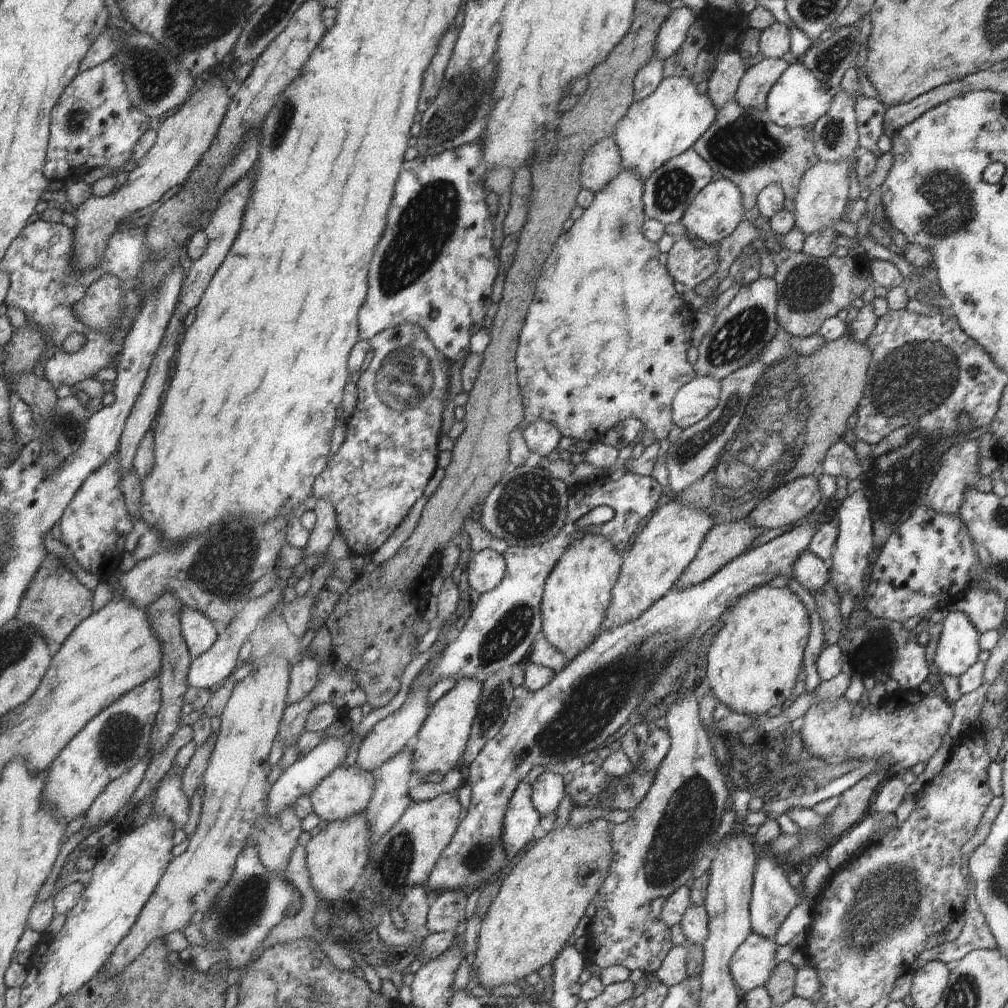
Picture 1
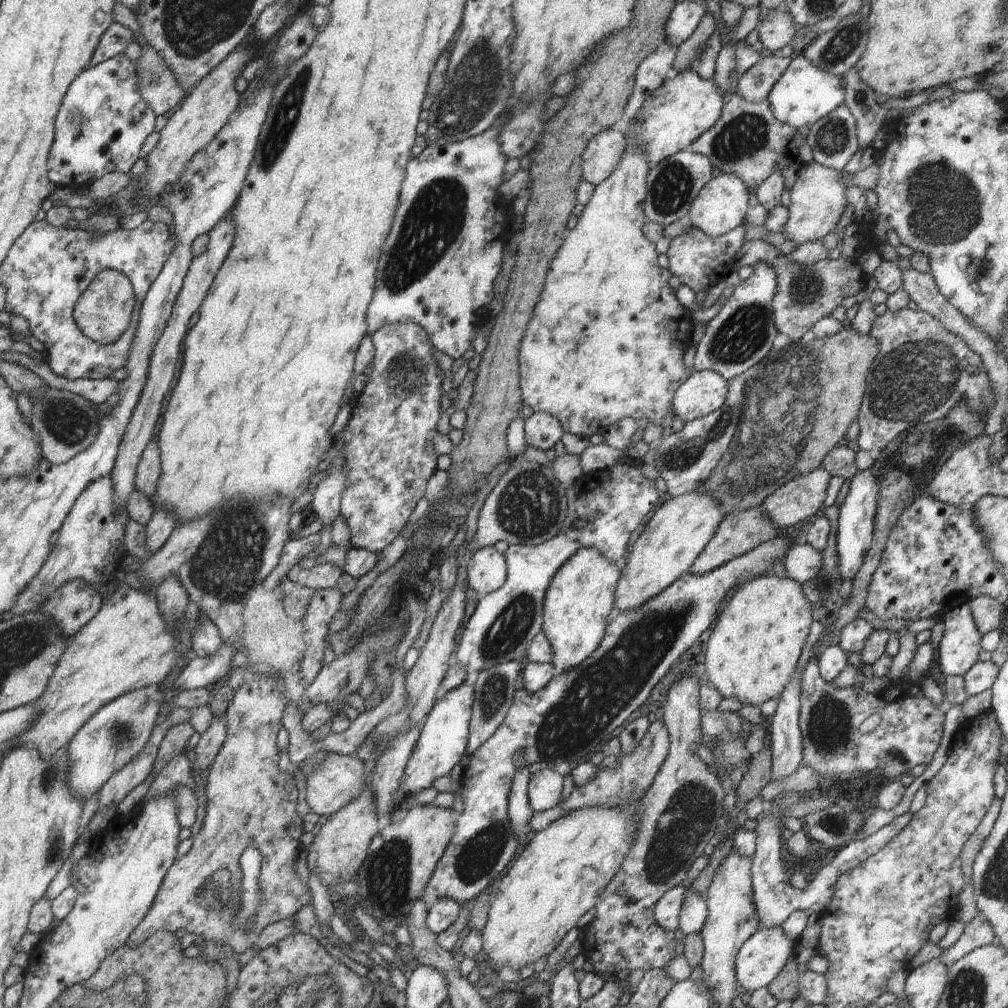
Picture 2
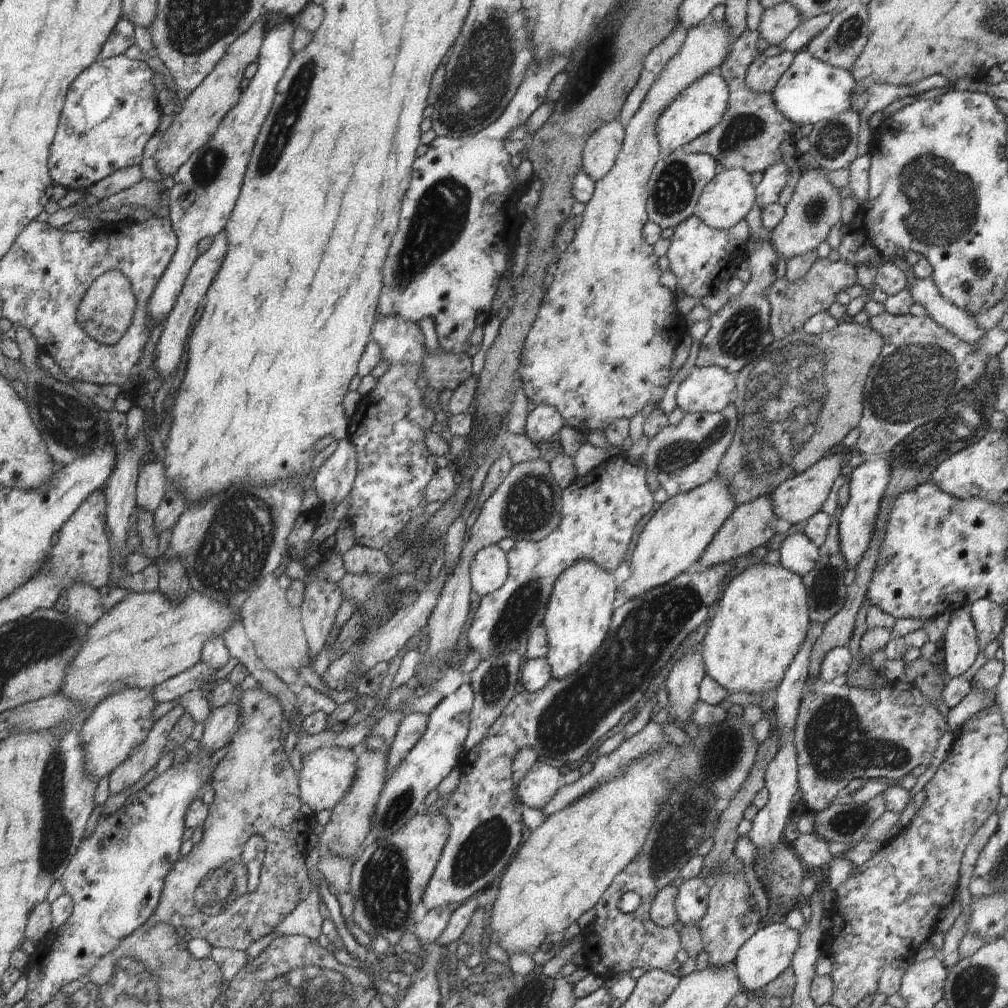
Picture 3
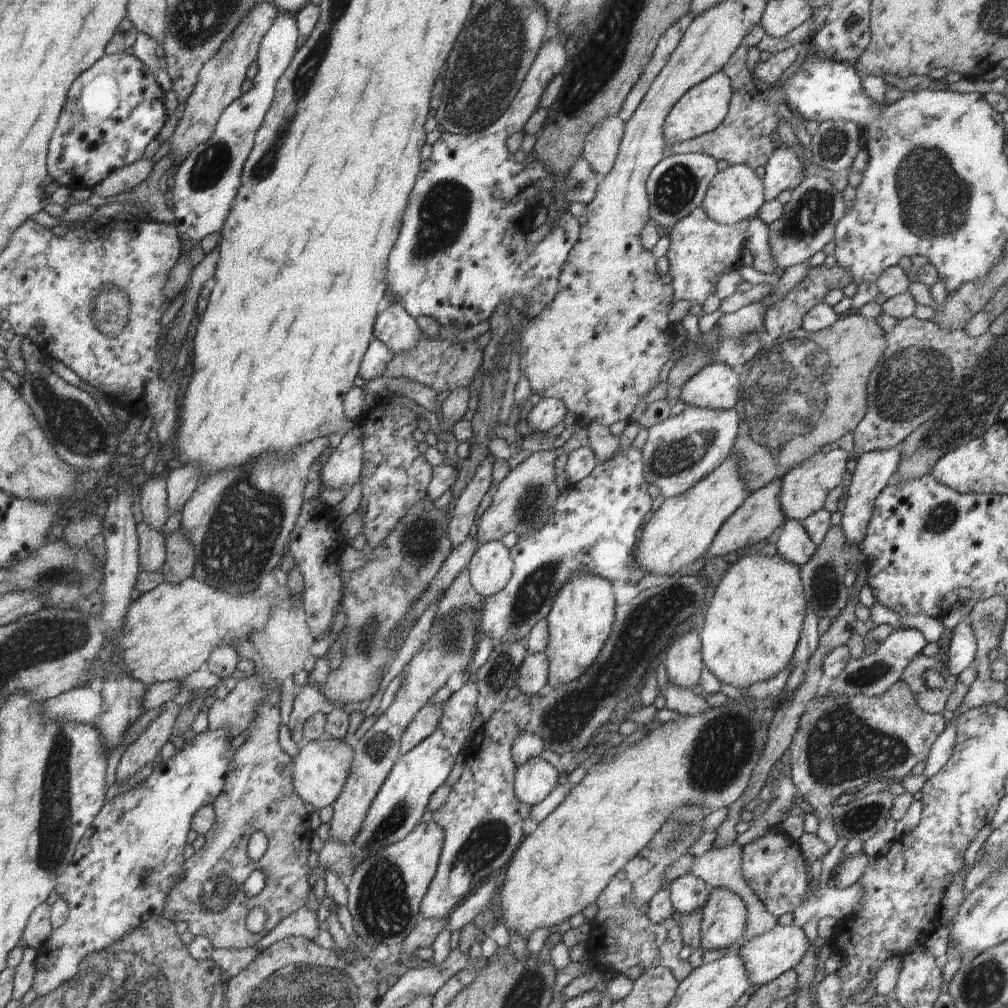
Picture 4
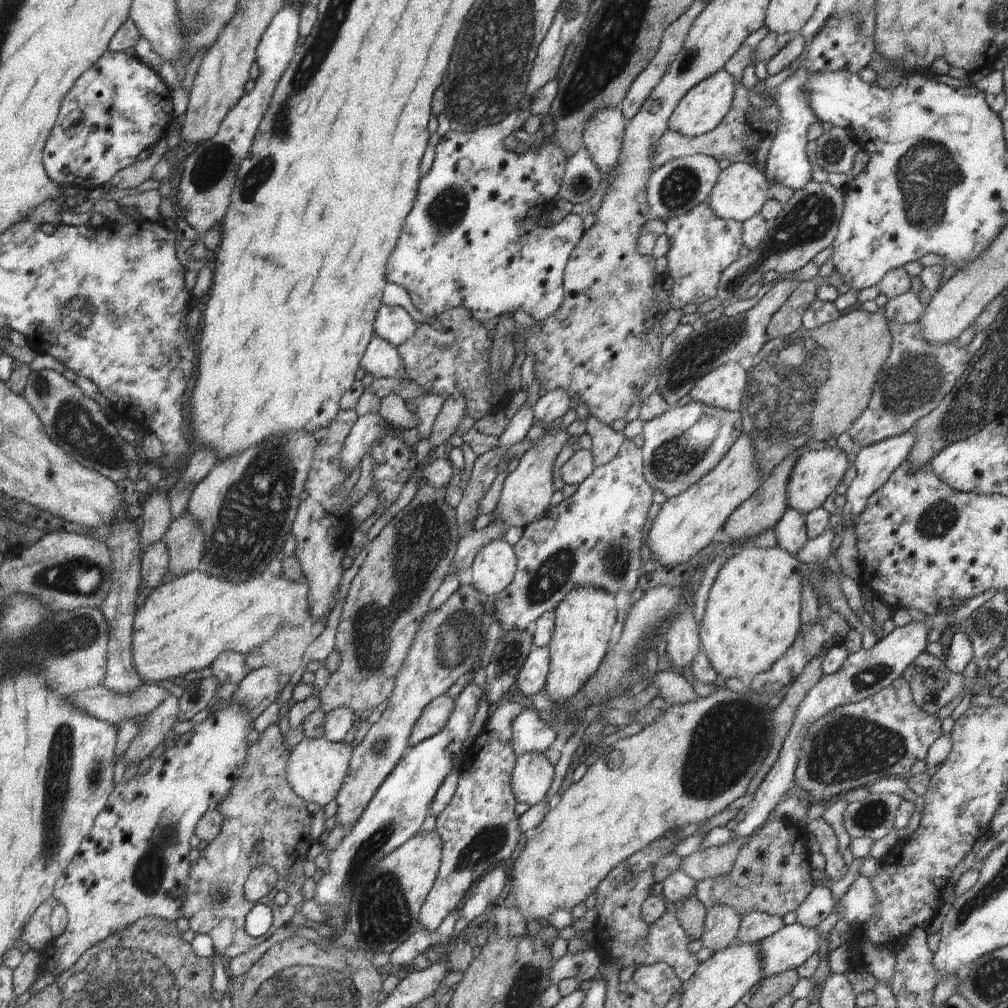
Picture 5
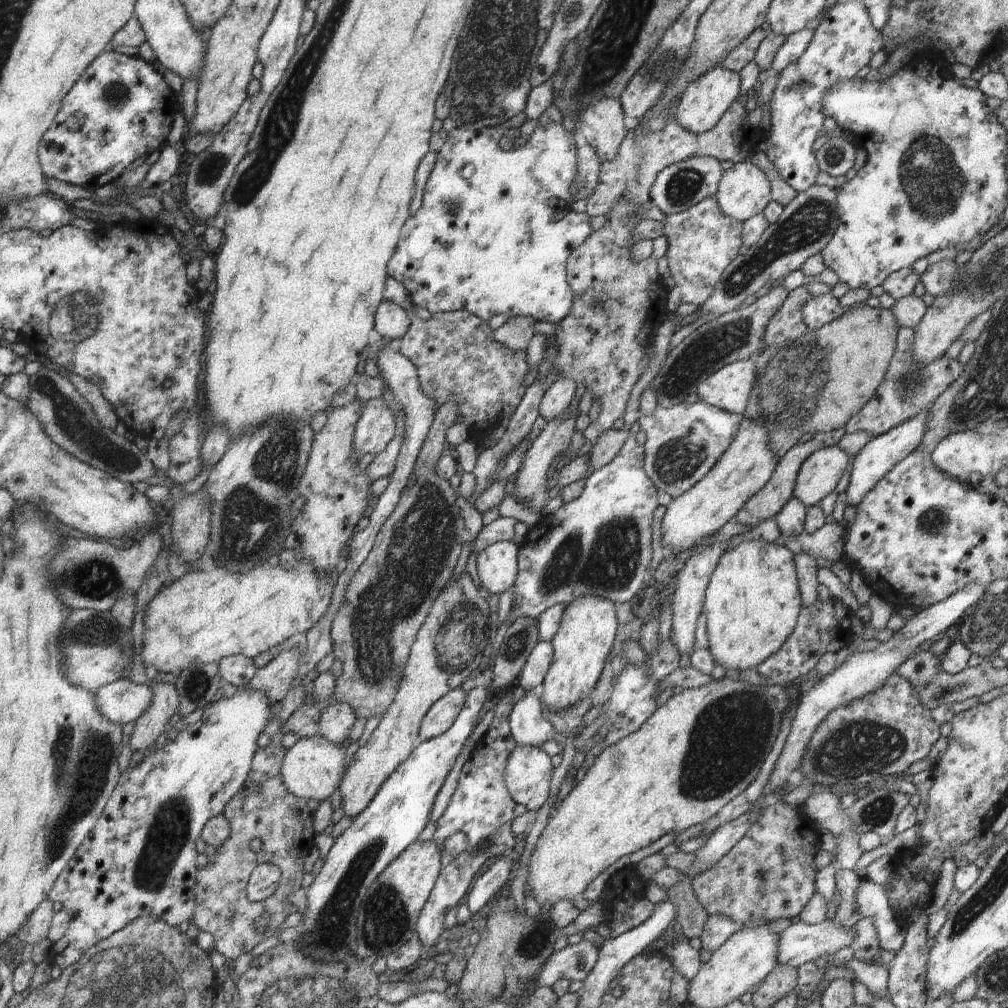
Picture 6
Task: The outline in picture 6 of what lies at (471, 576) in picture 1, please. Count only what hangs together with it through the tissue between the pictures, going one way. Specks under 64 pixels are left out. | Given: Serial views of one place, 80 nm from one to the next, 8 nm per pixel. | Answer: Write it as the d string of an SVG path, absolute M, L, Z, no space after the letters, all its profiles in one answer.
M499 541L478 553L476 568L480 586L499 596L514 586L517 576L521 574L518 550L512 541Z

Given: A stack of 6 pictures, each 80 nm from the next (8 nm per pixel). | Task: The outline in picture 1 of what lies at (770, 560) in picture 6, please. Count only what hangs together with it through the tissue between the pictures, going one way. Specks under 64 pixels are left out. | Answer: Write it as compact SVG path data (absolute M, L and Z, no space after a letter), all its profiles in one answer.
M769 584L748 590L748 594L734 600L732 620L726 623L712 640L706 660L707 677L712 693L726 704L732 713L760 716L774 706L785 706L792 701L792 689L803 666L803 655L811 630L810 614L790 586L773 588Z

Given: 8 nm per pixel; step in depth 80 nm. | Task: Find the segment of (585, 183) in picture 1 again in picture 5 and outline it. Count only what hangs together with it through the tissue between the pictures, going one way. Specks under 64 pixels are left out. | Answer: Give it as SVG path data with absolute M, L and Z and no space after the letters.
M616 106L598 110L584 124L583 145L600 173L610 172L617 166L625 130L622 112Z

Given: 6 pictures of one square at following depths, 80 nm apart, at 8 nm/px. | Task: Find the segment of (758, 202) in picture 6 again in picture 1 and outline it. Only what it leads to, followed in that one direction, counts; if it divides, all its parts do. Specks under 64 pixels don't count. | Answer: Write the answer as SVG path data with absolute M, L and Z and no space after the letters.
M722 178L705 186L694 197L680 222L688 234L696 236L708 245L713 245L736 230L736 227L742 222L744 211L740 189L731 180Z

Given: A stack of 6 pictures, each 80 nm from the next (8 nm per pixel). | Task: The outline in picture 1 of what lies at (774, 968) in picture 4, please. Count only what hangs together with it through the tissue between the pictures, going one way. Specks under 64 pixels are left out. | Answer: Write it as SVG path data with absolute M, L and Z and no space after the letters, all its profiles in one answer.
M752 933L736 950L730 962L730 974L742 994L765 986L772 970L778 966L775 956L779 947L776 938L770 940Z

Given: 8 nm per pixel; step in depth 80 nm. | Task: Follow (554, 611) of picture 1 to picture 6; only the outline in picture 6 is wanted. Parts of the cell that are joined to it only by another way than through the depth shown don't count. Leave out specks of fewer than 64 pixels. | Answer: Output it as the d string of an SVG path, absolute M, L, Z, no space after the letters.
M582 596L564 608L560 630L551 641L554 656L543 683L541 702L549 712L562 716L558 712L574 706L583 694L596 686L616 638L618 625L614 607L615 604L604 598Z

